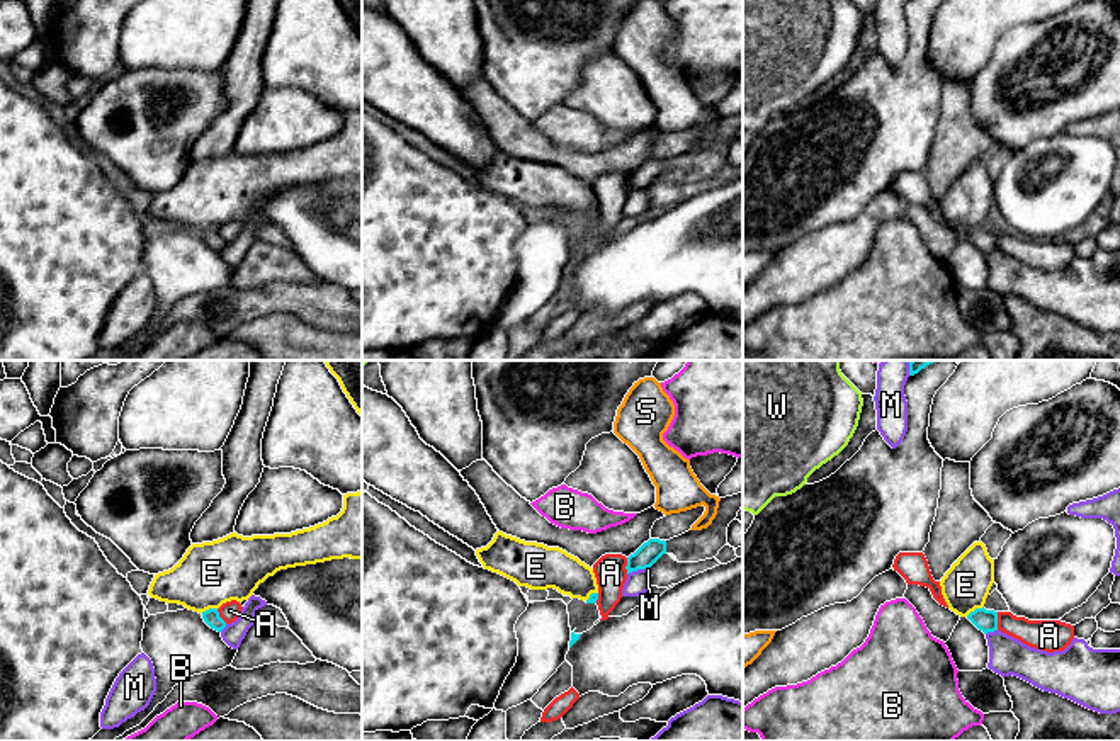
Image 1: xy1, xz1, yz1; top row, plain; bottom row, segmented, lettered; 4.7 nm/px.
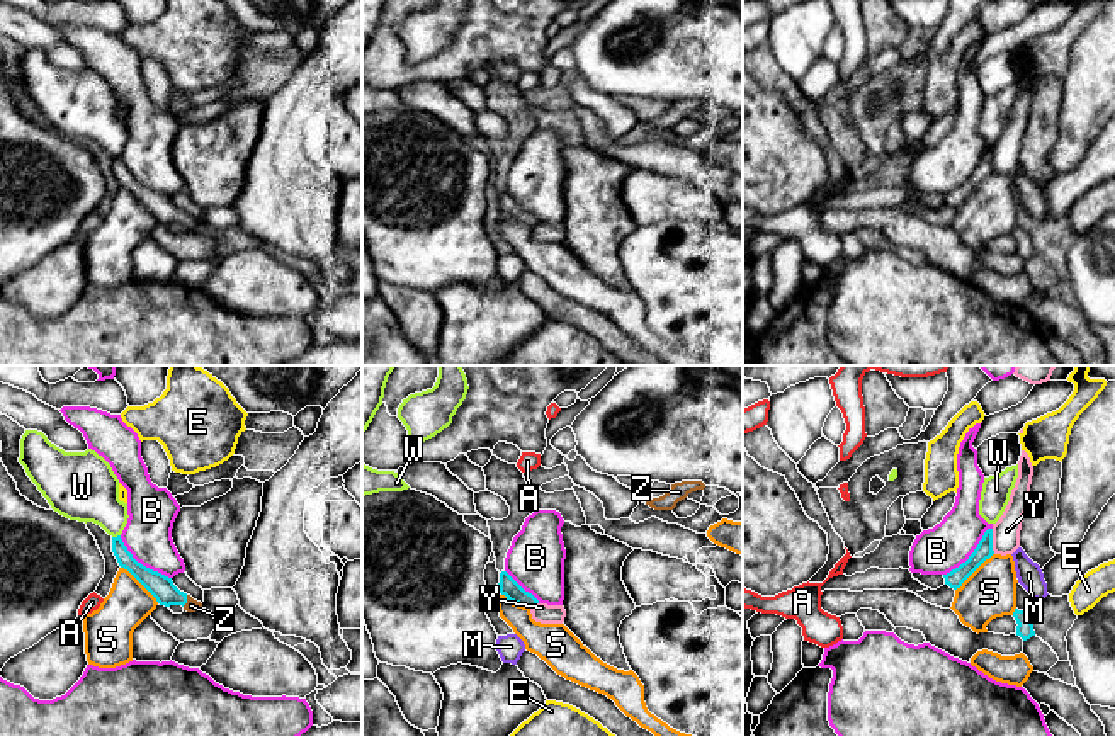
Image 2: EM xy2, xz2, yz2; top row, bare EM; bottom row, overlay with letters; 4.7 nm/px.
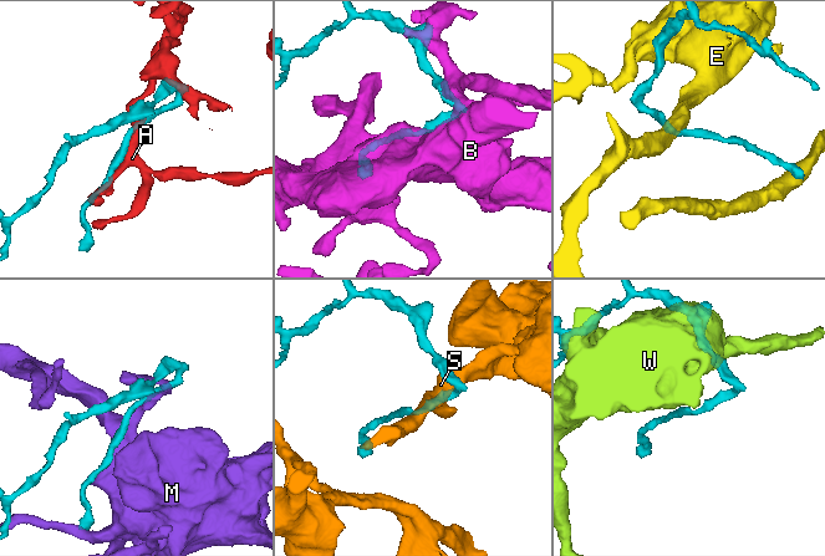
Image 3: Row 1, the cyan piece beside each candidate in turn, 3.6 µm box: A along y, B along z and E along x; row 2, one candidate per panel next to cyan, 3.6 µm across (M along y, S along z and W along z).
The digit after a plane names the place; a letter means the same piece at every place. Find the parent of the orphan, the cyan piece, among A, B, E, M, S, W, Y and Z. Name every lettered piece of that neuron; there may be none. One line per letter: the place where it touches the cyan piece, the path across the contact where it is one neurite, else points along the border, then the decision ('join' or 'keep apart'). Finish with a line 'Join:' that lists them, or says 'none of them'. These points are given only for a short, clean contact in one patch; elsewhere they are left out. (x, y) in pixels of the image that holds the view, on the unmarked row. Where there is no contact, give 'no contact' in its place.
A: yz1 (996, 240) | keep apart
B: xy2 (140, 182) | keep apart
E: yz1 (976, 228) | along yz1 (983, 225), (966, 235) | keep apart
M: xz1 (638, 187) | keep apart
S: yz2 (974, 189) | along yz2 (993, 172), (956, 209) | keep apart
W: xy2 (118, 155) | along xy2 (119, 153), (113, 157) | keep apart
Y: yz2 (991, 160) | keep apart
Z: xy2 (186, 220) | across xy2 (162, 206), (170, 215), (186, 220), (191, 225) | join
Join: Z

